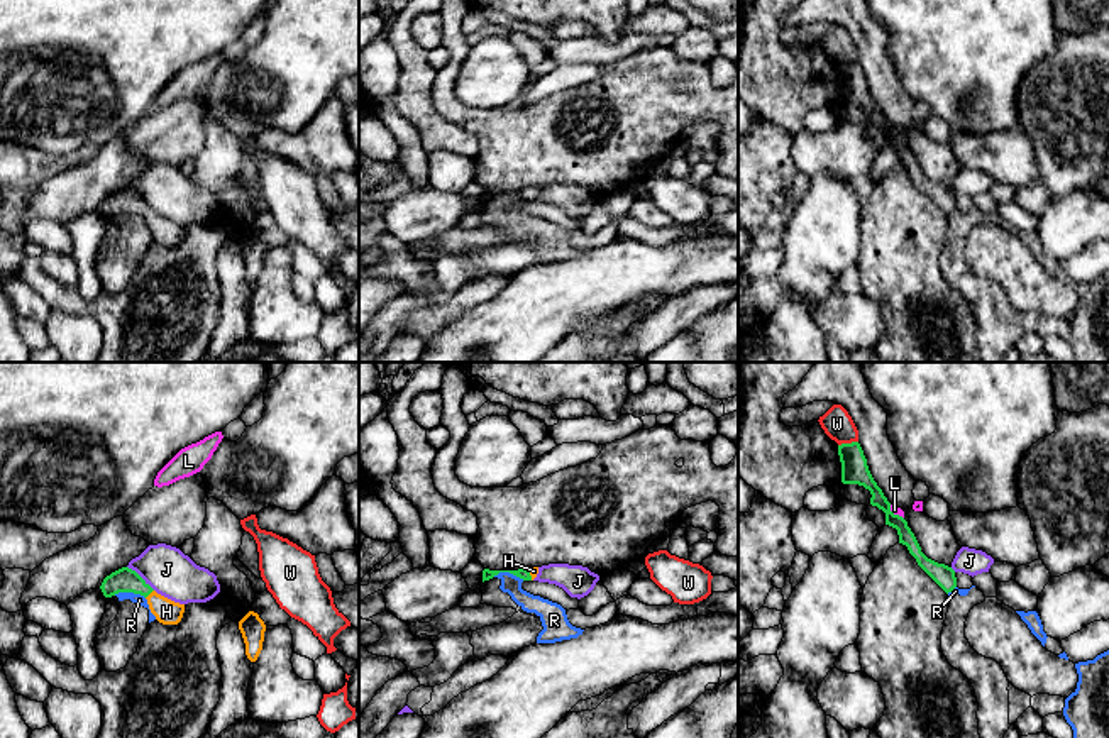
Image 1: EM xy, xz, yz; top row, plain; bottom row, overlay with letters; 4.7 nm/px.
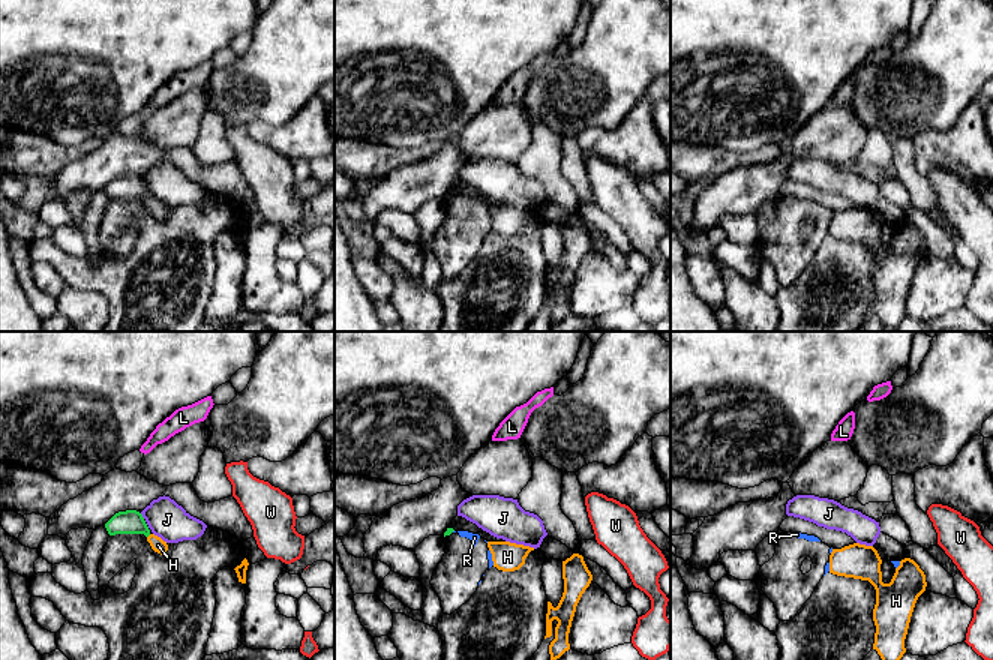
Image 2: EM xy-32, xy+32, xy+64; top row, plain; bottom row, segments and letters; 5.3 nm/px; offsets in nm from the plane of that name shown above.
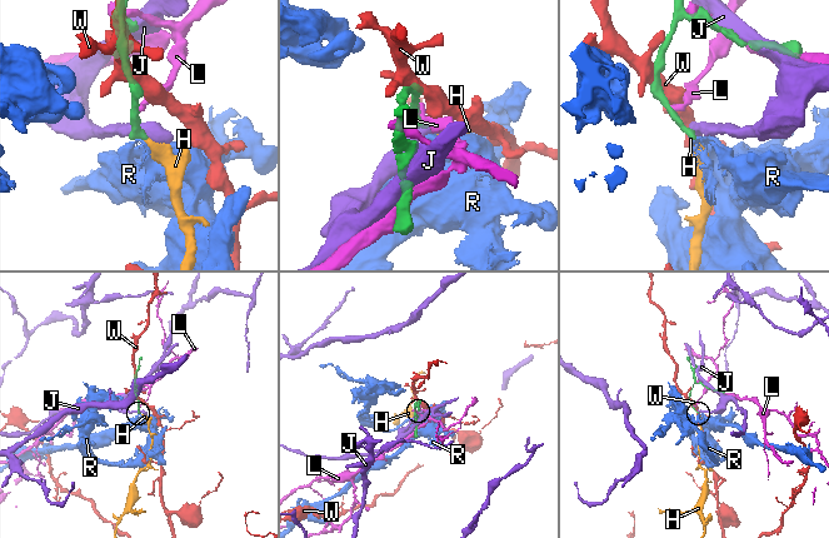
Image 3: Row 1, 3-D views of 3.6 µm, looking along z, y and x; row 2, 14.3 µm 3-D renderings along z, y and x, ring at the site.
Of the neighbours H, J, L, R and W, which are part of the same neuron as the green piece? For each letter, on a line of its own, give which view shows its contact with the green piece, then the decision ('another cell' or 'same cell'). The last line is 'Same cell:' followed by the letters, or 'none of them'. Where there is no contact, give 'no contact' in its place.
H: meets green in xy; same cell
J: meets green in xy; another cell
L: meets green in yz; another cell
R: meets green in xy; another cell
W: meets green in yz; another cell
Same cell: H

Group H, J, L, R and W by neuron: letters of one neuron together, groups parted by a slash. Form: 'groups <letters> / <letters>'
groups H / J / L / R / W

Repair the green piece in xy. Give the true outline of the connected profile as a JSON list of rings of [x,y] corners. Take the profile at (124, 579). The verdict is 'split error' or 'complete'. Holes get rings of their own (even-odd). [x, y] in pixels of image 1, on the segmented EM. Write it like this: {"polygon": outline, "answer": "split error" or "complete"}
{"polygon": [[[122,567],[107,576],[100,589],[105,598],[112,598],[119,592],[134,592],[144,596],[151,613],[163,625],[178,625],[185,613],[185,604],[157,594],[135,570],[129,567]]], "answer": "split error"}

